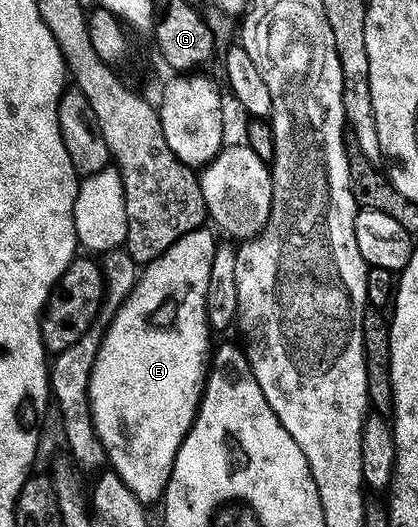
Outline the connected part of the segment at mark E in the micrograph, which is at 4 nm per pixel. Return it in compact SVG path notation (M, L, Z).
M202 227L196 232L186 233L184 237L170 246L165 253L162 253L156 261L143 269L142 275L136 281L136 288L130 294L127 302L121 306L120 312L116 315L113 324L109 326L105 334L100 353L94 362L92 377L90 378L88 401L92 407L92 421L96 427L98 438L104 447L107 463L110 465L110 468L112 464L111 471L120 477L122 483L145 506L151 506L151 504L159 505L163 501L164 493L168 490L168 483L174 470L174 462L178 458L180 447L183 446L185 438L188 437L190 430L194 426L196 415L200 413L200 400L204 397L204 386L208 383L210 353L214 348L214 343L212 344L214 332L208 325L207 295L210 293L212 260L215 258L218 249L218 243L216 243L217 233L208 231L207 227Z

